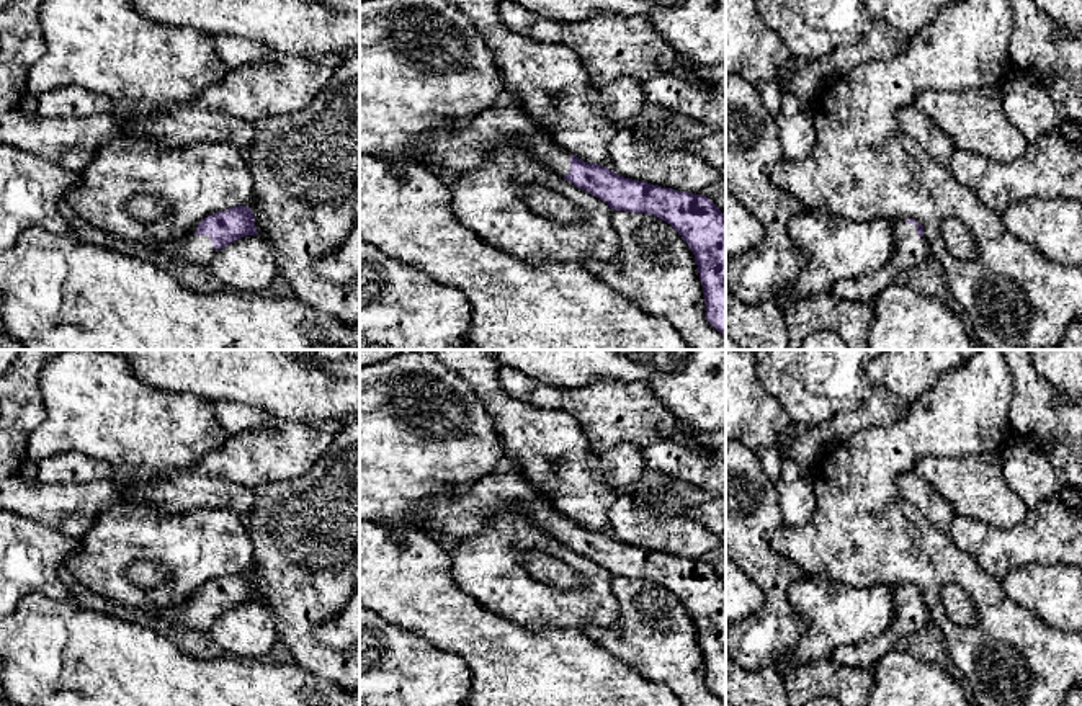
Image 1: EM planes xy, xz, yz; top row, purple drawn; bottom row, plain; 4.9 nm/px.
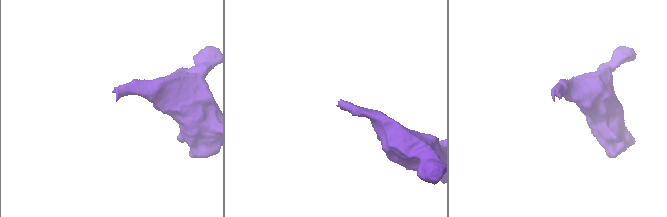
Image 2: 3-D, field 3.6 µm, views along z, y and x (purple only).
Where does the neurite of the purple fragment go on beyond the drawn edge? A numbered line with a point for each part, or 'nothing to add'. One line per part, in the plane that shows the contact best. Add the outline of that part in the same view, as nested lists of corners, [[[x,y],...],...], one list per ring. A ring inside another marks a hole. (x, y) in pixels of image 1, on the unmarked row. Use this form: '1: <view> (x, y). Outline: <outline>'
1: xy (196, 615). Outline: [[[198,592],[180,606],[157,610],[149,614],[155,619],[172,621],[188,629],[209,631],[217,616],[212,613],[209,601],[198,601],[196,597]]]

